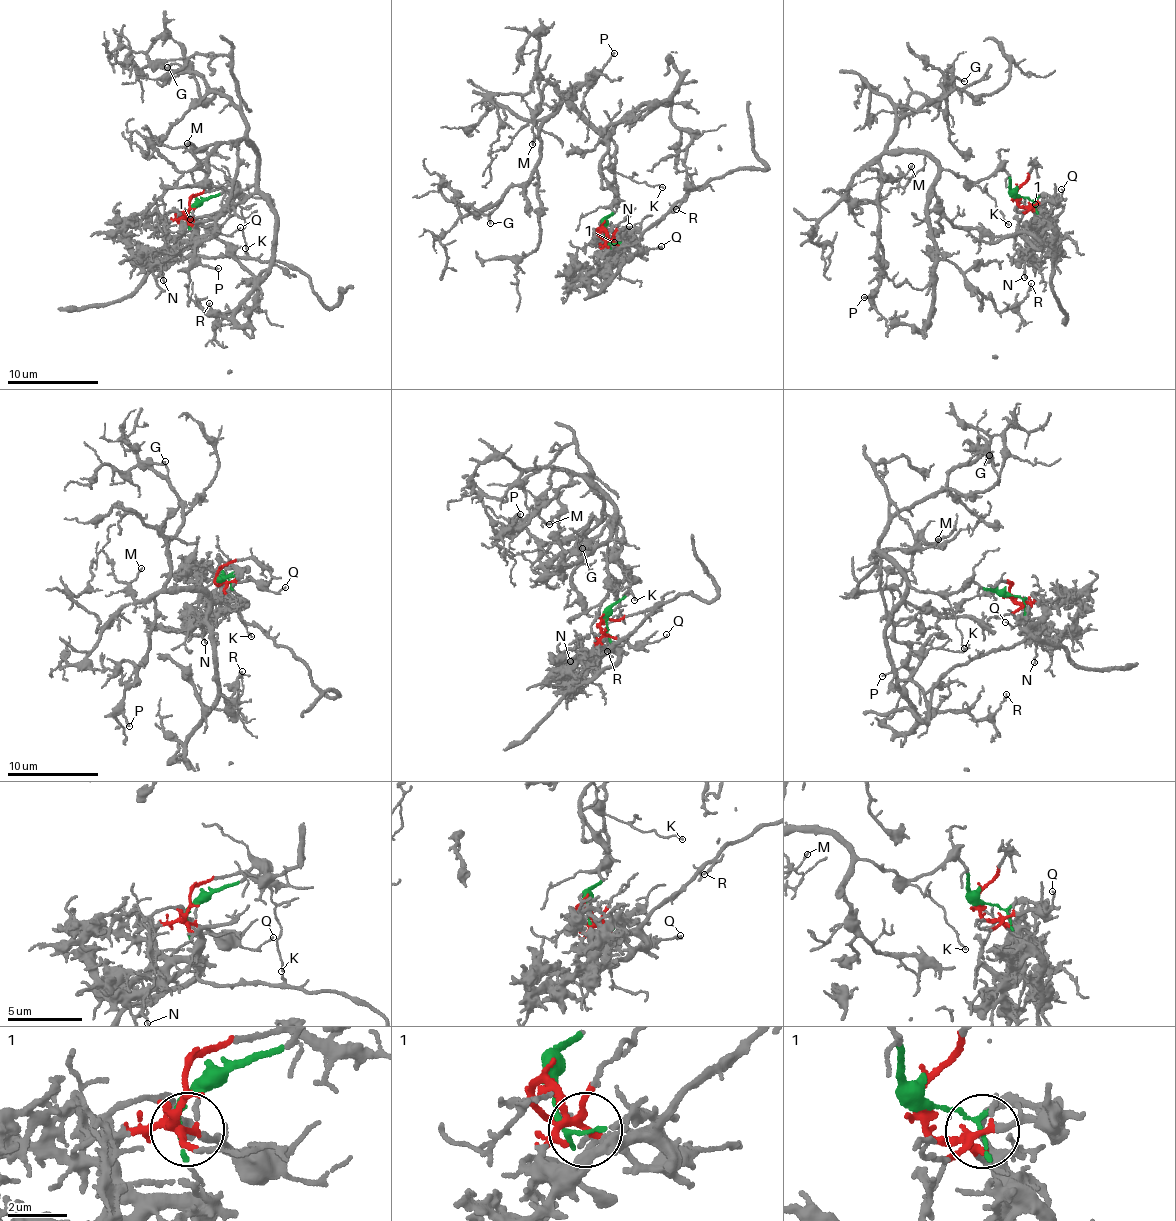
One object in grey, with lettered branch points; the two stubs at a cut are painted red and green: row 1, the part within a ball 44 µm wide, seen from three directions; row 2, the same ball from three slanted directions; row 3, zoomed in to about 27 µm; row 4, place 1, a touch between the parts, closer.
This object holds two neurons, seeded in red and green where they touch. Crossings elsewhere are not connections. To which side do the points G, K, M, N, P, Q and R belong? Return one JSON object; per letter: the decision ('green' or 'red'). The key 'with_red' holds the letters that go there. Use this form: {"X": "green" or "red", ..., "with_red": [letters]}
{"G": "green", "K": "green", "M": "green", "N": "red", "P": "green", "Q": "red", "R": "green", "with_red": ["N", "Q"]}

